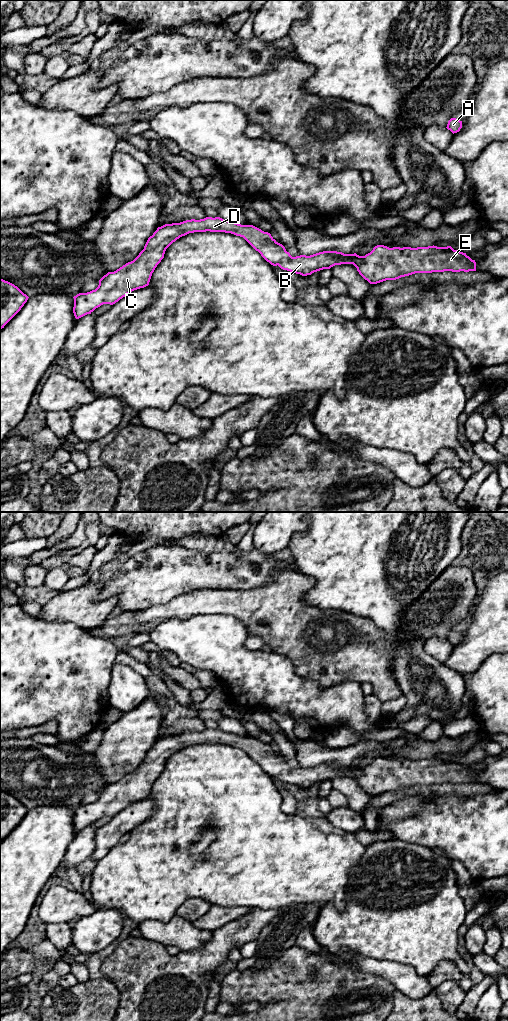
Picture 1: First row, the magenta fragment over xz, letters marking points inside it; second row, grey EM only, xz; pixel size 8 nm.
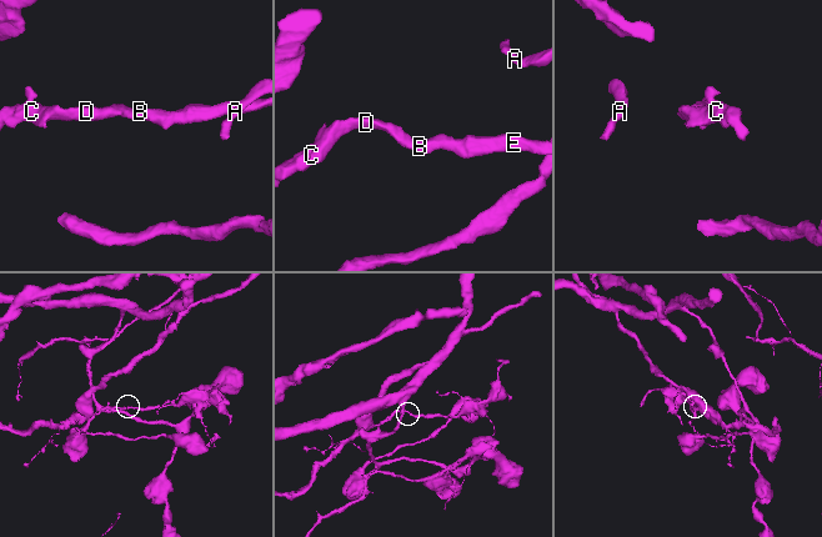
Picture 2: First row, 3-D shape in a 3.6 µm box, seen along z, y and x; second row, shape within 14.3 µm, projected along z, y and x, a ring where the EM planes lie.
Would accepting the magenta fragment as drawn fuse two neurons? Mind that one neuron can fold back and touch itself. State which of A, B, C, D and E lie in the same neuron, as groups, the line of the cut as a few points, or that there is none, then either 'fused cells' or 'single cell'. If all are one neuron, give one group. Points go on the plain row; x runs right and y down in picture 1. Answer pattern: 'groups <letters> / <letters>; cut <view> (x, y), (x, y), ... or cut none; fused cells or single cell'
groups A B C D E; cut none; single cell

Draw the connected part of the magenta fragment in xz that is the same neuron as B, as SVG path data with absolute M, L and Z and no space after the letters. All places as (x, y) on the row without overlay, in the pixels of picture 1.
M206 729L158 739L133 773L104 787L95 802L73 809L75 830L91 826L103 816L113 817L130 804L148 798L152 785L173 754L189 745L206 743L243 749L271 777L278 777L283 782L302 788L341 776L353 776L370 796L396 792L415 785L476 783L475 772L451 758L389 760L377 757L365 768L323 763L310 768L292 769L270 745L253 737L241 737L220 729Z

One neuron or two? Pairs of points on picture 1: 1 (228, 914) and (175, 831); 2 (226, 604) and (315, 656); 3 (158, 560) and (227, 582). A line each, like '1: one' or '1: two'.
1: two
2: one
3: one

